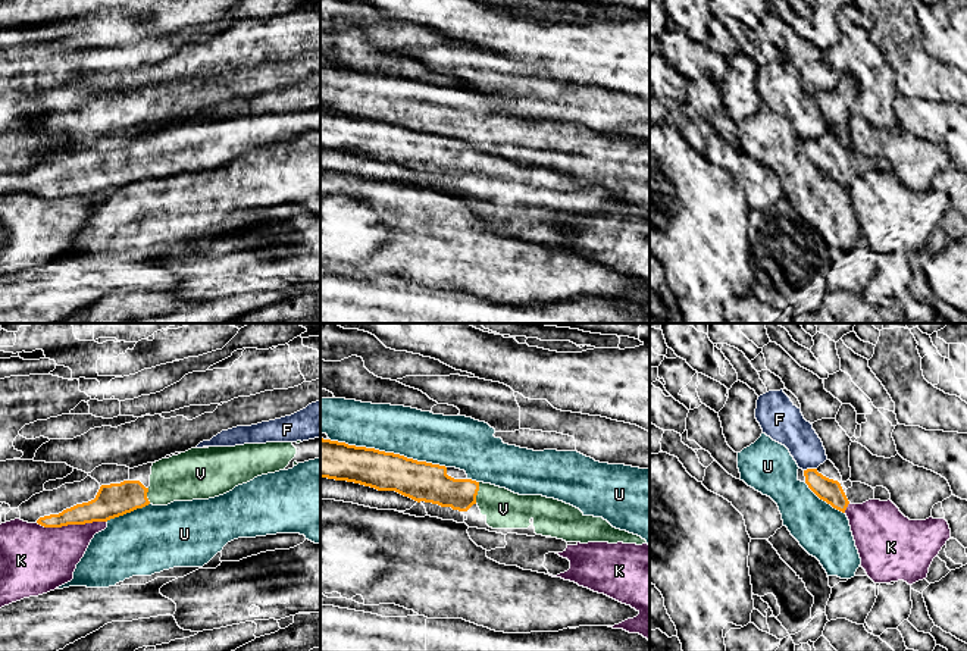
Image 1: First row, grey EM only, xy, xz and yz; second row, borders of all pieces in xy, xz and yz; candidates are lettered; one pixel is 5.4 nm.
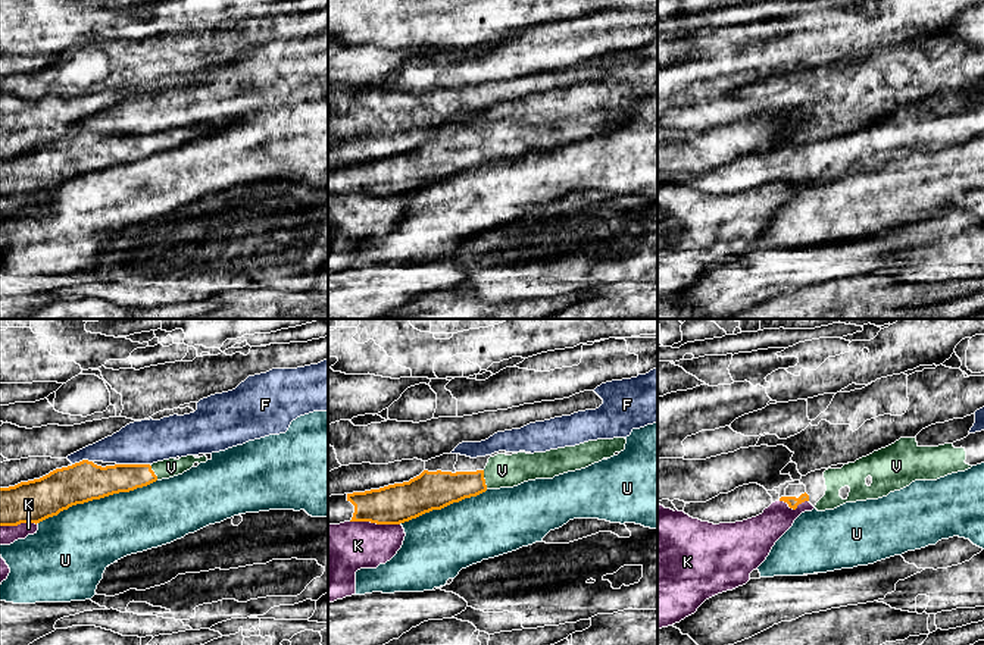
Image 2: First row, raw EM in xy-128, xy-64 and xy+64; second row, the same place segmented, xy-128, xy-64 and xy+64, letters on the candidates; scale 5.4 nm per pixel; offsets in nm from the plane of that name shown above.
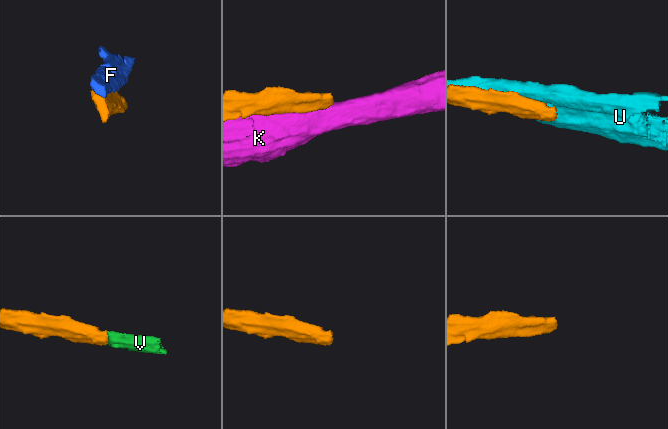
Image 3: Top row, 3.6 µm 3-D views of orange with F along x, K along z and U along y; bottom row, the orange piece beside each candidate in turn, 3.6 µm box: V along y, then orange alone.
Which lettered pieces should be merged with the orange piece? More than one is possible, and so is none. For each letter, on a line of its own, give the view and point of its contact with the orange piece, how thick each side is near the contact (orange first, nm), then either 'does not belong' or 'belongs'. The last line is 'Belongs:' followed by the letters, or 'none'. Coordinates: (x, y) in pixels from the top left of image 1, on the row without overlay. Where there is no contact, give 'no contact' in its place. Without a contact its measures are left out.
F: yz (810, 140) | 130/190 nm | does not belong
K: xy (71, 194) | 180/360 nm | does not belong
U: xz (388, 124) | 220/280 nm | does not belong
V: xz (476, 163) | 200/200 nm | belongs
Belongs: V

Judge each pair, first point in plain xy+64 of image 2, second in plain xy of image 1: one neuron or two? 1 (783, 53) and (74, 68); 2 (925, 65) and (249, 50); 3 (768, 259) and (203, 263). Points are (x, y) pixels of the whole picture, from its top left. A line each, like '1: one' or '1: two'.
1: one
2: two
3: two

